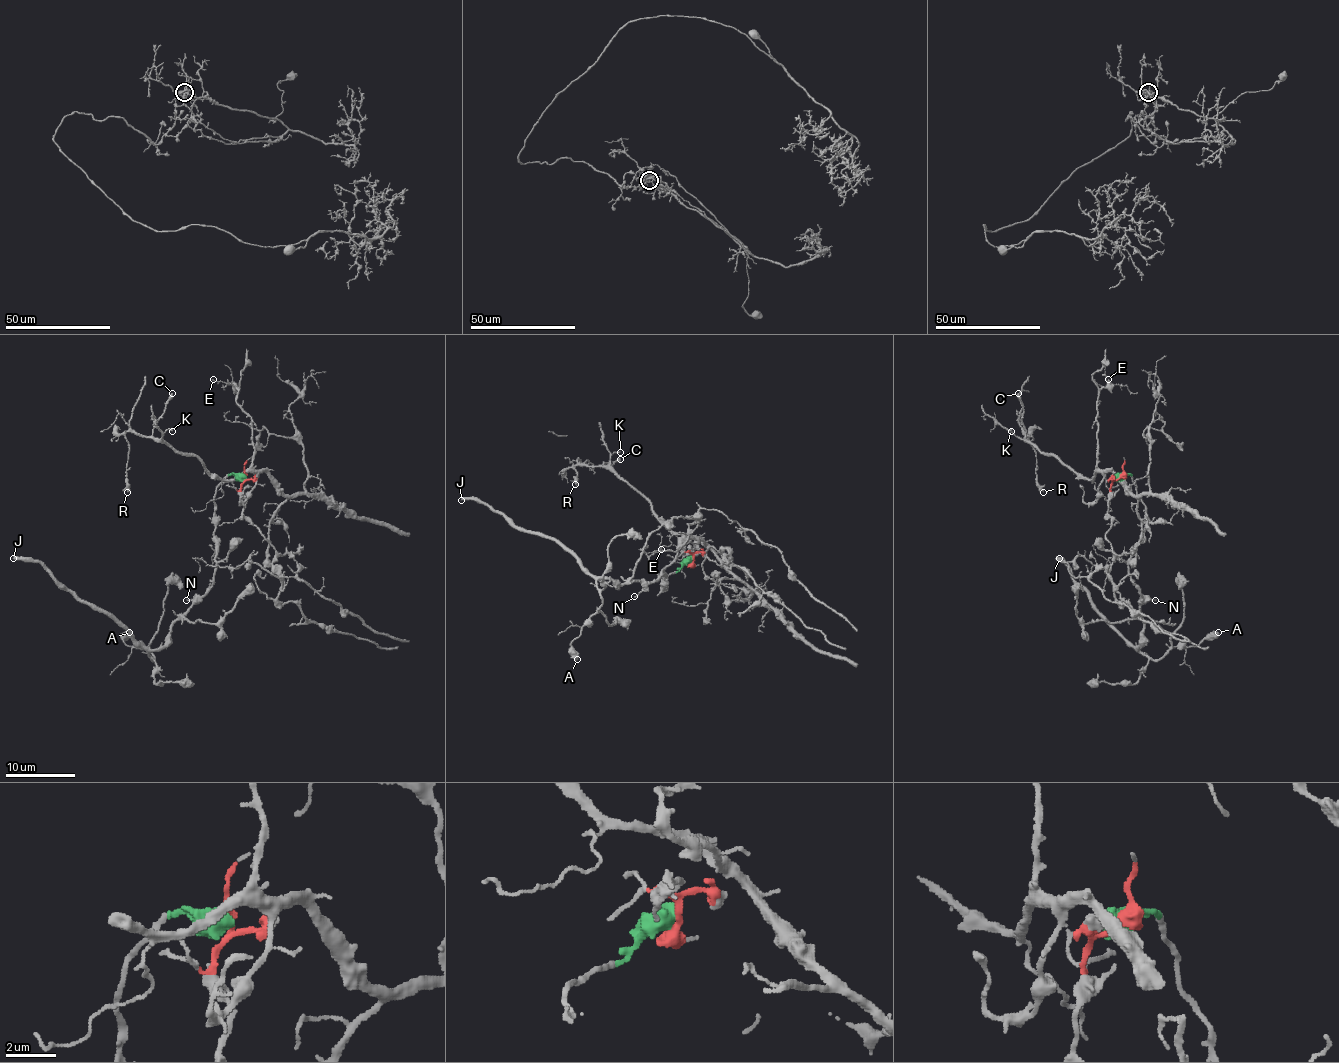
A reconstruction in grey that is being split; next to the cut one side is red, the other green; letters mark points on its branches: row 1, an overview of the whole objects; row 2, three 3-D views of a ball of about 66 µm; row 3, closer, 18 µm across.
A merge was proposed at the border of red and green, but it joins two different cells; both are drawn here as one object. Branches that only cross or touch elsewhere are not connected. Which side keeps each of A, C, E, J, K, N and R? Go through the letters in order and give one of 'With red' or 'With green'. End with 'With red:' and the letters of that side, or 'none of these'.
A: With green
C: With red
E: With red
J: With green
K: With red
N: With green
R: With red
With red: C, E, K, R

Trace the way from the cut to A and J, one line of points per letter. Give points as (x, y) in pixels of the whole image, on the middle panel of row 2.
A: (690, 560), (664, 578), (662, 586), (664, 569), (652, 581), (596, 581), (601, 605), (572, 642), (577, 659)
J: (690, 560), (662, 586), (664, 569), (652, 581), (619, 585), (486, 503), (460, 499)

